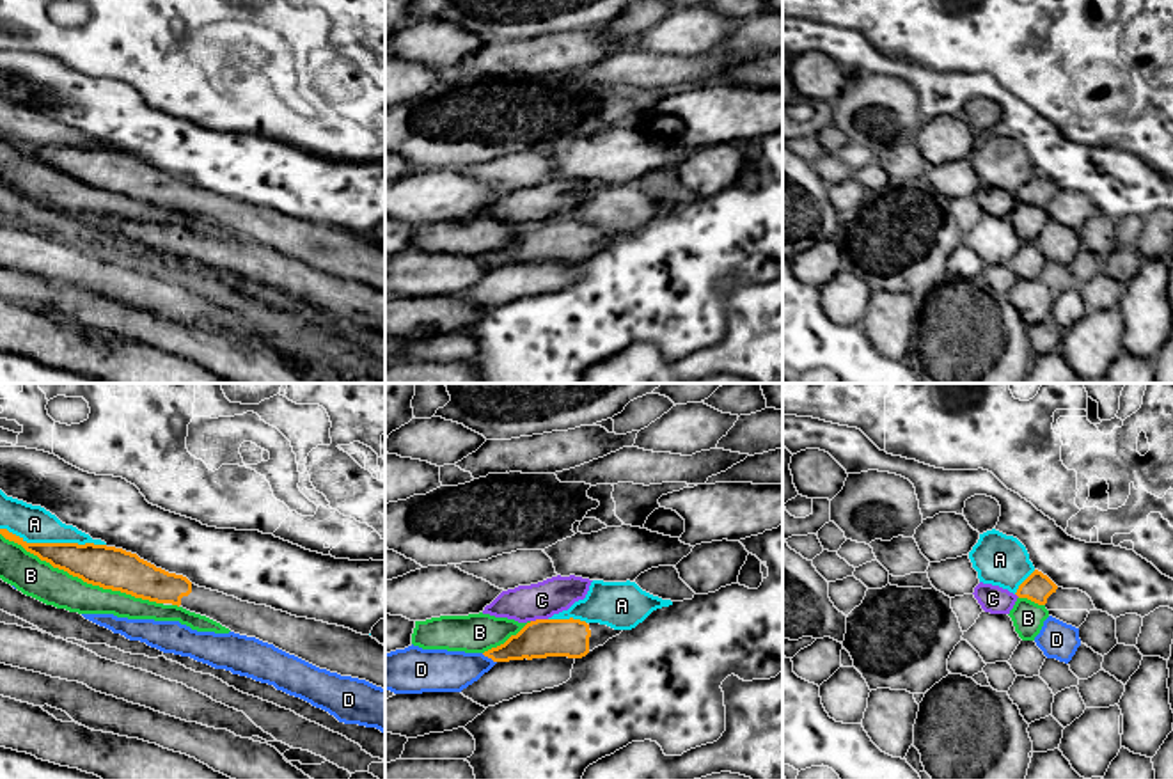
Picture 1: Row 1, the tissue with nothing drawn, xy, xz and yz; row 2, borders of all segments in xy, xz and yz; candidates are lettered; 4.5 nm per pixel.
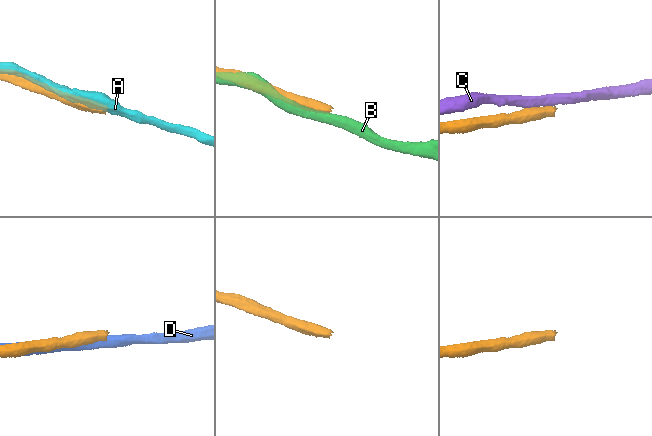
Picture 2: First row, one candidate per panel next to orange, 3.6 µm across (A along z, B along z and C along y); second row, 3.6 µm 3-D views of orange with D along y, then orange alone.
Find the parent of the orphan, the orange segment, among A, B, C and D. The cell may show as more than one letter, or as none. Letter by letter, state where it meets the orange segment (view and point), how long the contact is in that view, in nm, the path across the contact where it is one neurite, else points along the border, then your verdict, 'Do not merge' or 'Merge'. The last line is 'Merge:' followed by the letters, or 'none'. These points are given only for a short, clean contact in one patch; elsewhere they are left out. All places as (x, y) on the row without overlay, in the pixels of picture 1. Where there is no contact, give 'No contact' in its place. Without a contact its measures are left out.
A: Touches orange at xy (54, 146). Shared border 480 nm. Do not merge
B: Touches orange at xy (82, 181). Shared border 800 nm. Do not merge
C: Touches orange at xz (538, 222). Shared border 80 nm. Boundary: xz (547, 220), (531, 224). Do not merge
D: Touches orange at xz (488, 259). Shared border 80 nm. Do not merge
Merge: none

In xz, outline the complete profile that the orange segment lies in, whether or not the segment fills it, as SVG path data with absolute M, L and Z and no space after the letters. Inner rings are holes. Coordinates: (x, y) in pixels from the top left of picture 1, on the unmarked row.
M536 222L504 247L484 254L493 264L532 263L547 259L582 261L623 232L580 222Z

